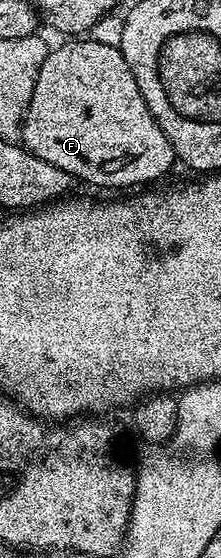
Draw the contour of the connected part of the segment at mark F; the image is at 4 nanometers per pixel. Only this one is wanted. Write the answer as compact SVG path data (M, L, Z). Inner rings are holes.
M74 37L63 42L66 43L63 47L55 46L48 53L44 65L40 65L40 73L36 77L36 89L32 89L32 101L28 105L26 116L22 118L21 146L36 157L40 157L40 161L48 161L52 165L57 165L59 169L64 169L64 173L71 175L75 181L82 182L83 179L84 182L91 183L94 187L134 187L130 189L138 189L143 185L153 184L150 183L153 179L164 178L173 167L176 167L176 156L172 145L168 141L168 137L164 137L164 129L160 129L160 125L152 117L152 113L140 93L140 85L136 85L136 77L132 77L132 69L128 69L128 61L124 61L121 51L113 42L101 43L98 39L90 38L94 37Z

